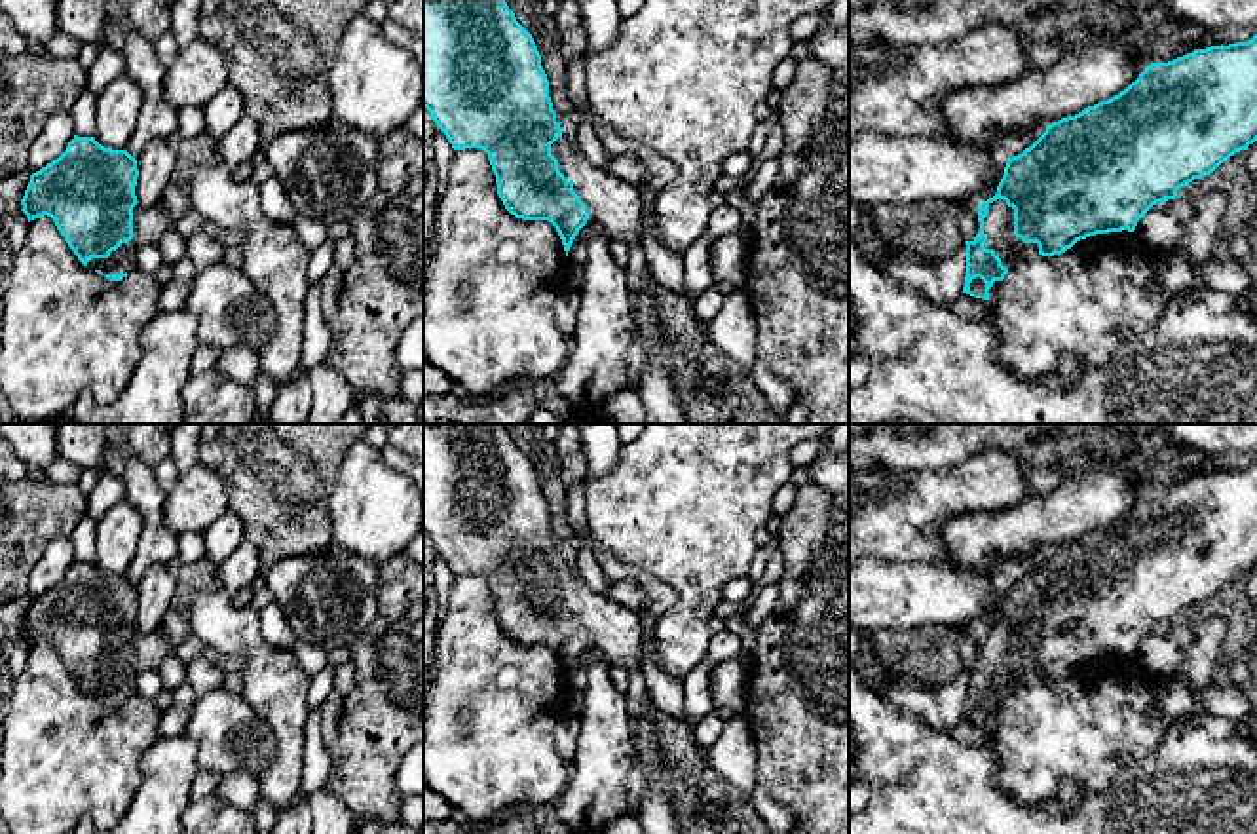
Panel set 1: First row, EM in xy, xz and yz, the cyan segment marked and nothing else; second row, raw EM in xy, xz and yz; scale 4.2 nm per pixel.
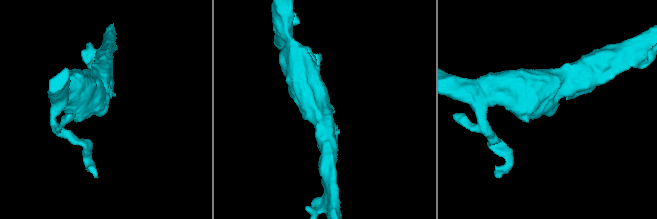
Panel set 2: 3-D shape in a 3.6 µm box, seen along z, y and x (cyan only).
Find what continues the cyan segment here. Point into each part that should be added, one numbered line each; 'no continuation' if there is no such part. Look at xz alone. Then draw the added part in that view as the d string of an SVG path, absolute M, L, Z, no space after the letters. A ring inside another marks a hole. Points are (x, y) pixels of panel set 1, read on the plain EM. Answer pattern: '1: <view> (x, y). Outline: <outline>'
1: xz (614, 629). Outline: M566 559L551 570L551 579L587 631L589 646L598 648L608 659L623 663L627 671L642 671L640 614L592 591L579 574L572 572Z

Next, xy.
1: xy (150, 650). Outline: M163 631L133 633L133 665L122 669L108 684L91 684L87 693L101 695L104 701L125 699L135 693L137 676L146 669L159 669L161 663L175 654L175 640Z

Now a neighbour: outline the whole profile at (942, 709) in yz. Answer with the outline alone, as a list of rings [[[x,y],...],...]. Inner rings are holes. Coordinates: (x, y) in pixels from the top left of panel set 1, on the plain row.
[[[961,669],[949,684],[934,692],[887,688],[883,697],[900,709],[913,711],[932,730],[949,733],[963,720],[966,703],[966,669]]]

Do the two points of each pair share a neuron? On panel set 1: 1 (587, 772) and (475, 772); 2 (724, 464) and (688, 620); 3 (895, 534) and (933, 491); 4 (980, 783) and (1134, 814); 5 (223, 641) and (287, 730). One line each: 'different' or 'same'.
1: different
2: same
3: same
4: same
5: same

